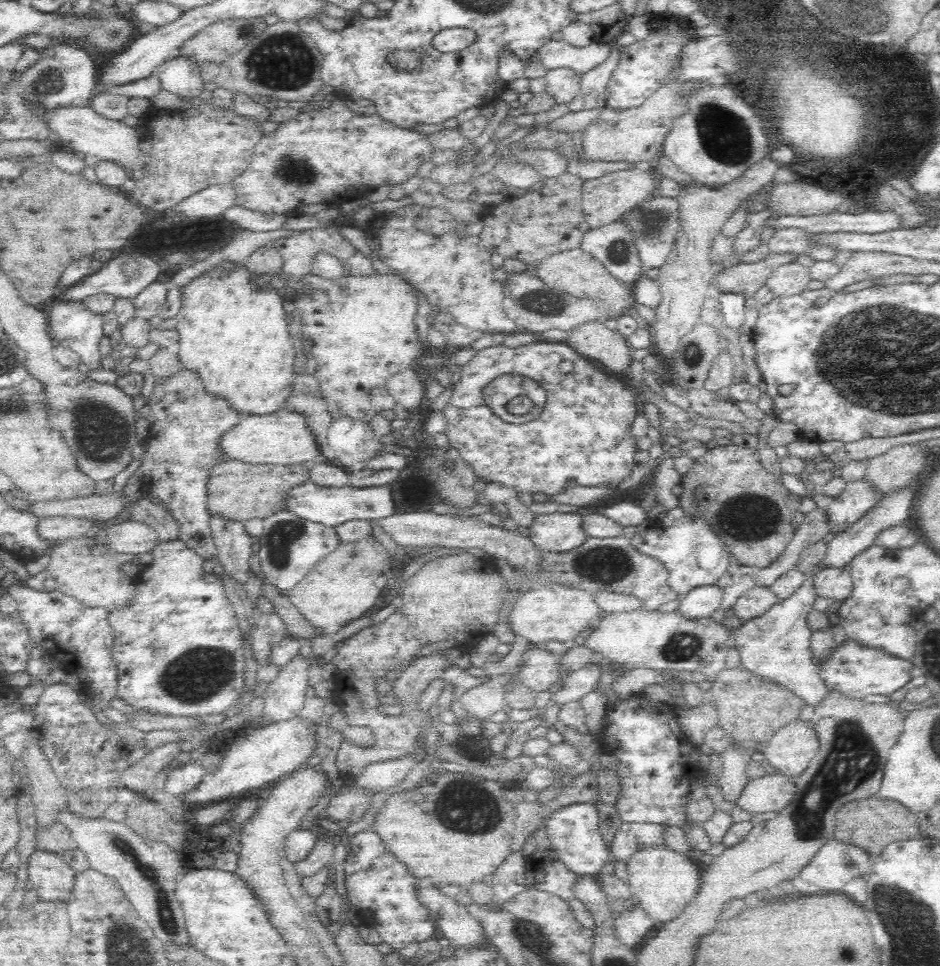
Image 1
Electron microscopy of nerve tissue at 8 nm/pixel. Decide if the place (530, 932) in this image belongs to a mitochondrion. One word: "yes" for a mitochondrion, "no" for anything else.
yes

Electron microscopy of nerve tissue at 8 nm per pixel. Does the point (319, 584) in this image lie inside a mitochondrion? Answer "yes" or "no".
no

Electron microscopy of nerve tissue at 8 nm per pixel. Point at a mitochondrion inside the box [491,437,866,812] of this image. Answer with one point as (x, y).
(608, 563)

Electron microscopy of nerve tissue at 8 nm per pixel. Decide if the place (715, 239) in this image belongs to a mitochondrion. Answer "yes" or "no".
no

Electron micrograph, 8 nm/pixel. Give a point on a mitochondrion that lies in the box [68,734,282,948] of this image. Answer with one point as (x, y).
(166, 918)

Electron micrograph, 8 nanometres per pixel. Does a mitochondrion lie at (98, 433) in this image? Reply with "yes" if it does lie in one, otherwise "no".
yes

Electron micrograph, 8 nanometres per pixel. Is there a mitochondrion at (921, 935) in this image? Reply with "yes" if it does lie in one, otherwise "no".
yes

